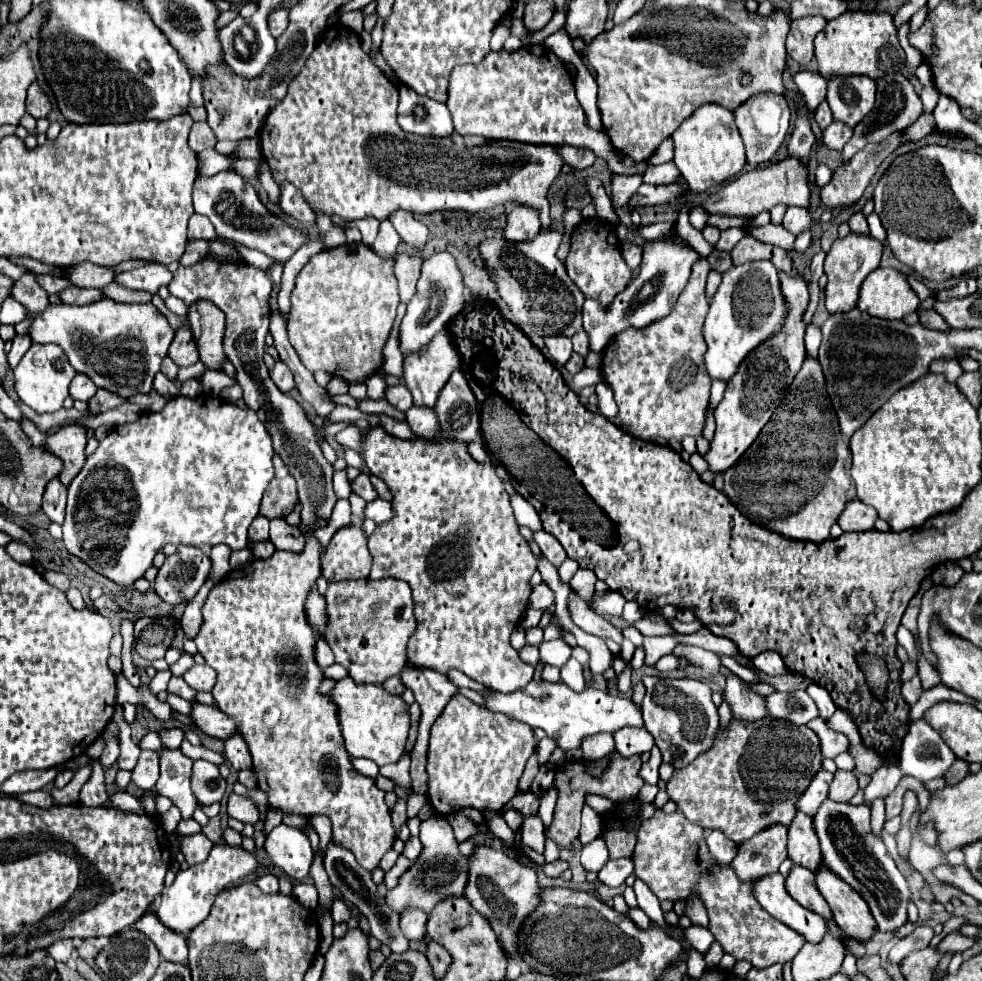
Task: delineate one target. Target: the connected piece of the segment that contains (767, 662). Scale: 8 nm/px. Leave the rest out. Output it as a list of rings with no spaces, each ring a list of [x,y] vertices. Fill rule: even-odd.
[[[761,652],[761,654],[757,654],[753,658],[753,664],[761,672],[765,672],[769,676],[777,676],[777,674],[785,674],[787,672],[787,668],[785,668],[785,664],[783,664],[783,660],[781,660],[781,656],[777,652]]]

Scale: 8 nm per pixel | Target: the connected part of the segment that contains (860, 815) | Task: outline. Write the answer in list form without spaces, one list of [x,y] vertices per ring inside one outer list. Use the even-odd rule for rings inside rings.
[[[823,800],[813,816],[813,826],[821,842],[821,852],[825,864],[833,868],[853,890],[861,894],[867,902],[879,932],[889,932],[907,922],[907,902],[909,888],[899,872],[895,860],[889,856],[881,838],[877,838],[869,828],[871,806],[869,804],[851,804],[851,802],[833,802]]]

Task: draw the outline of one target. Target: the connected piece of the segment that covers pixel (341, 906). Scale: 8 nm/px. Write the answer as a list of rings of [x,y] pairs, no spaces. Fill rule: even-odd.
[[[335,900],[331,906],[331,914],[333,914],[335,922],[347,922],[351,918],[351,912],[349,912],[345,900]]]

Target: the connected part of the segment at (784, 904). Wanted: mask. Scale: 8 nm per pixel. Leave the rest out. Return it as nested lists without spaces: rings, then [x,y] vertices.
[[[777,872],[763,876],[753,884],[753,896],[761,908],[765,908],[773,918],[781,920],[789,928],[797,930],[809,942],[821,940],[827,934],[827,922],[815,912],[797,904],[785,890],[785,878]]]

